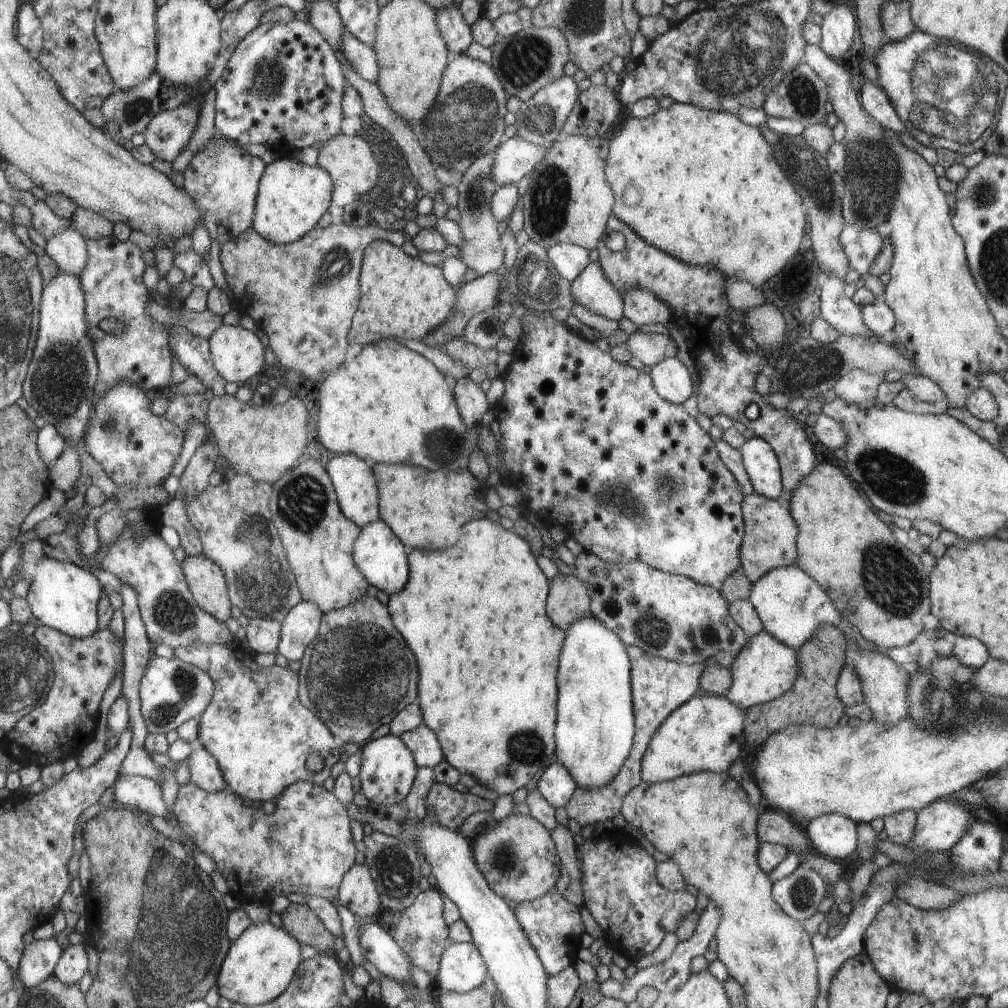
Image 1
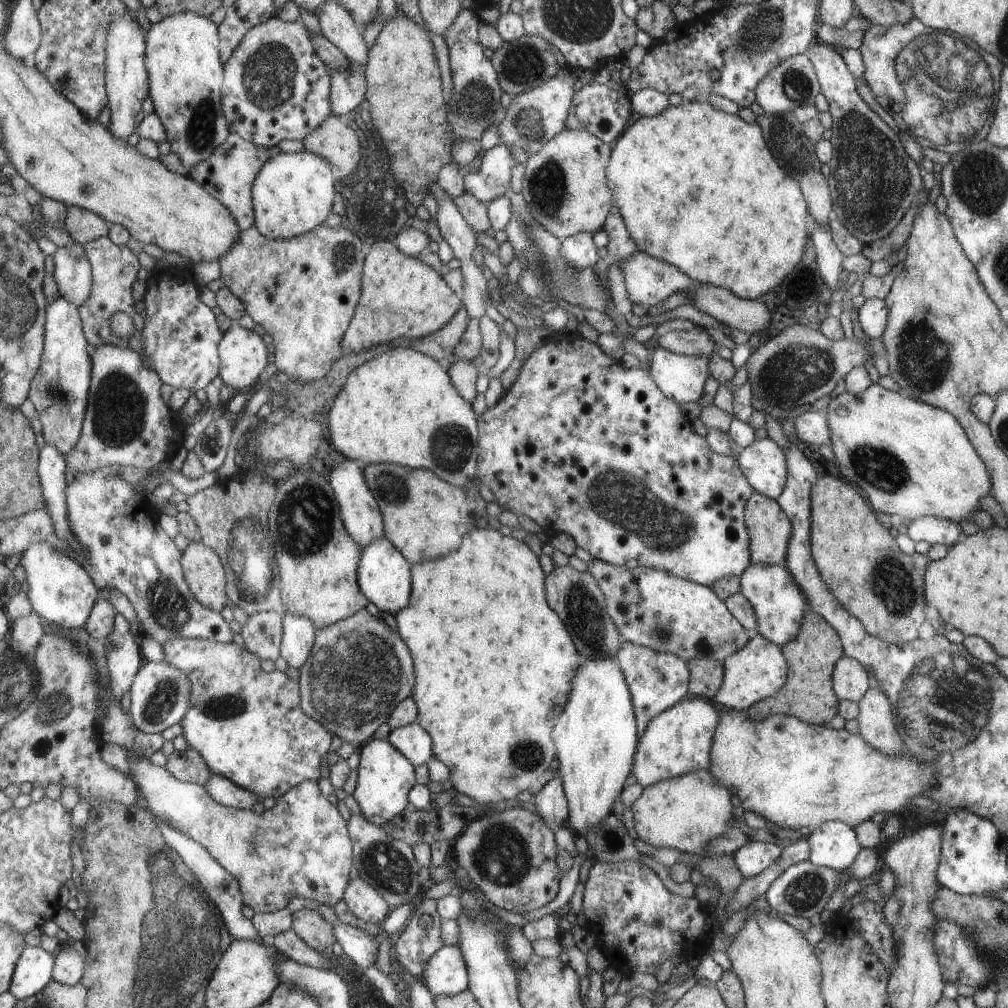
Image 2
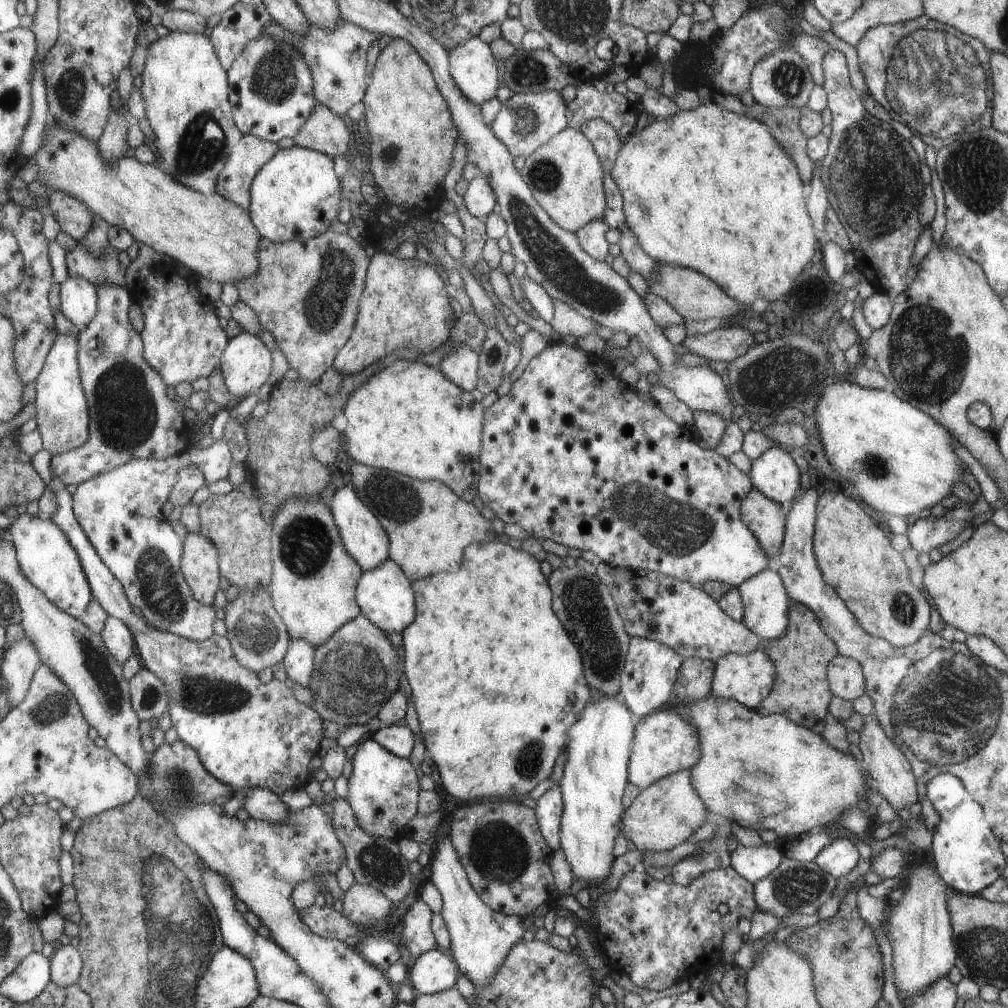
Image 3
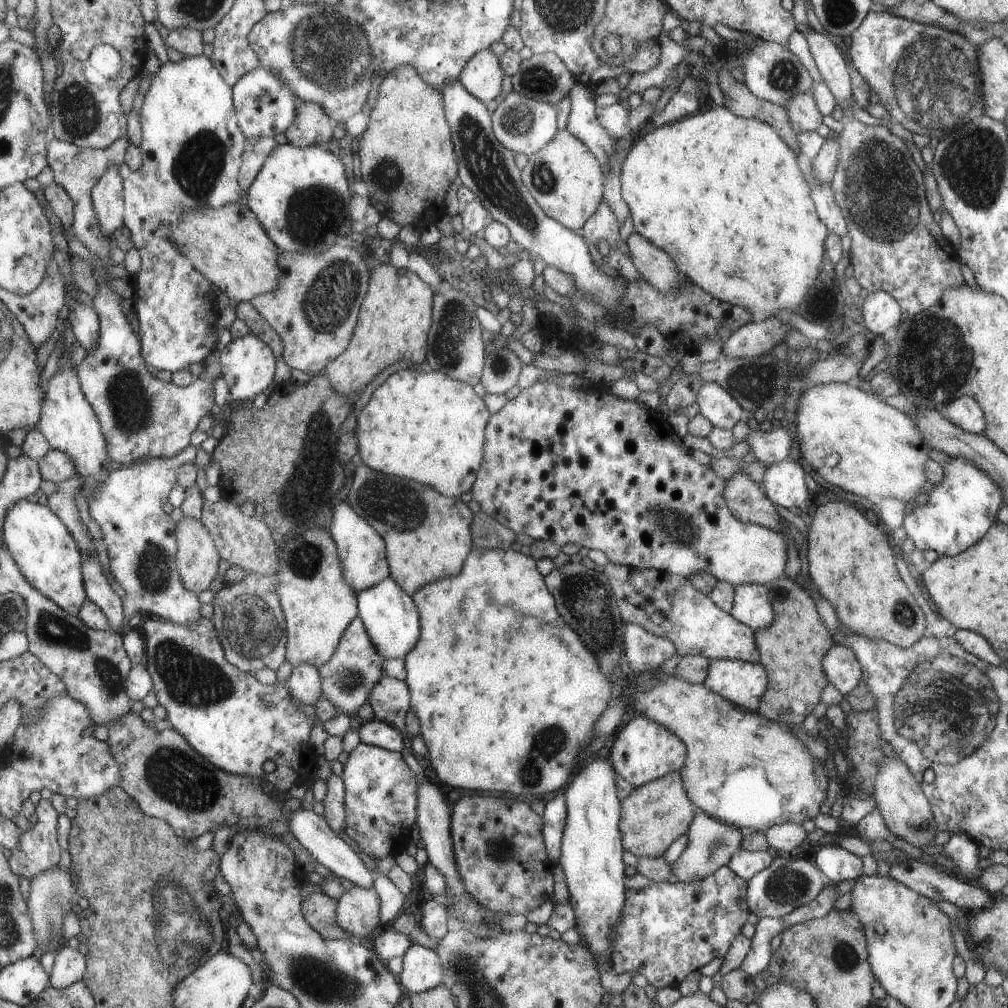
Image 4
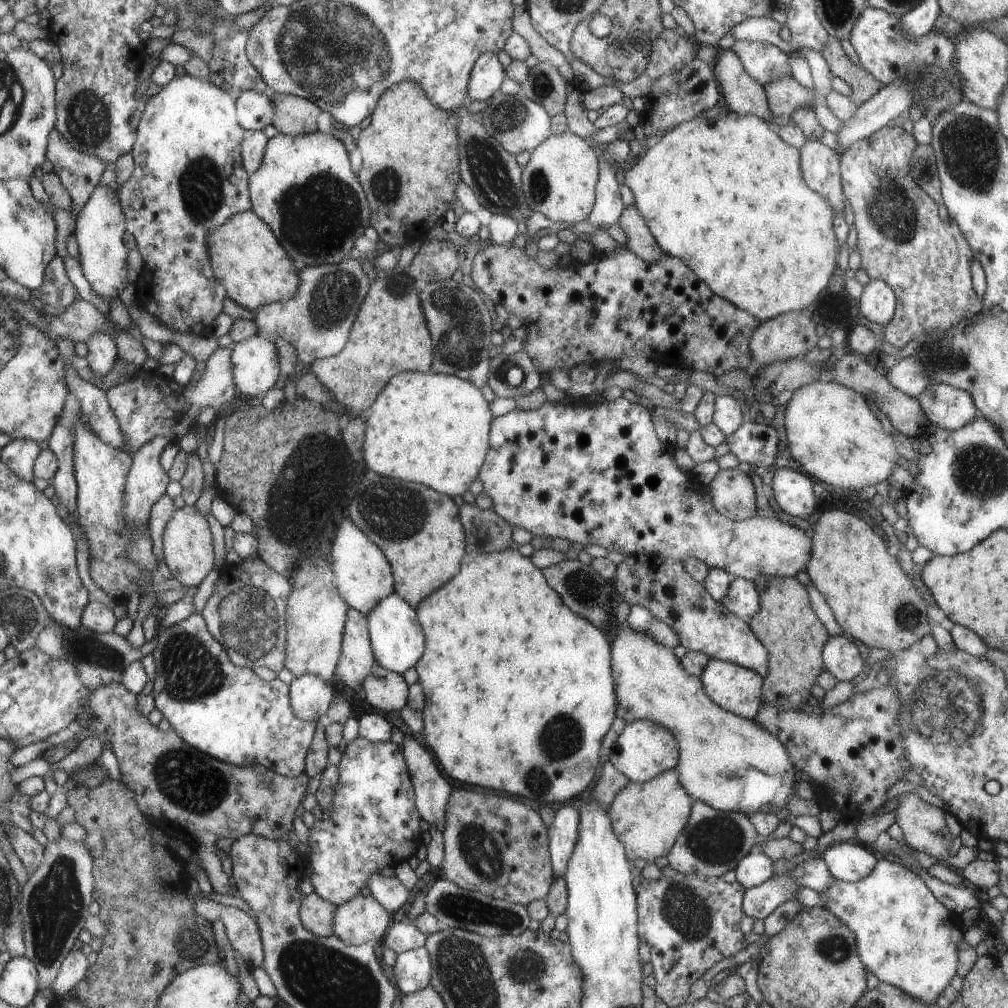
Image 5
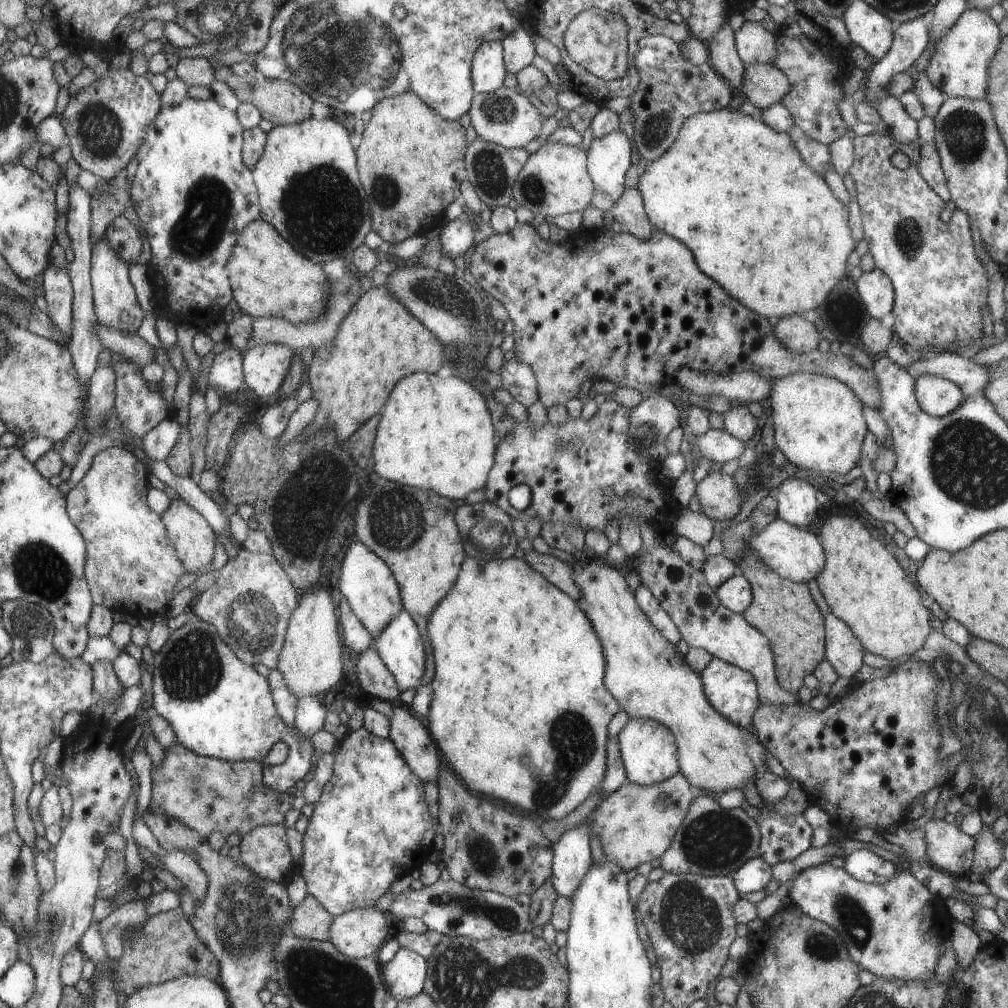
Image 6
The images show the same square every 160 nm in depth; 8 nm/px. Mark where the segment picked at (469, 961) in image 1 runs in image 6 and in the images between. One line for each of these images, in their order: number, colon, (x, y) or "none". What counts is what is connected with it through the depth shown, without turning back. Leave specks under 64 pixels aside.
2: (445, 974)
3: (433, 971)
4: (421, 970)
5: (412, 971)
6: (405, 974)

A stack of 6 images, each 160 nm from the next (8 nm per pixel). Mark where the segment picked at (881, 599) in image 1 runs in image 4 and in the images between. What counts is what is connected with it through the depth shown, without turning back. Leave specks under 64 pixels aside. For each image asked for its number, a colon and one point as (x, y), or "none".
2: (856, 557)
3: (854, 556)
4: (850, 564)

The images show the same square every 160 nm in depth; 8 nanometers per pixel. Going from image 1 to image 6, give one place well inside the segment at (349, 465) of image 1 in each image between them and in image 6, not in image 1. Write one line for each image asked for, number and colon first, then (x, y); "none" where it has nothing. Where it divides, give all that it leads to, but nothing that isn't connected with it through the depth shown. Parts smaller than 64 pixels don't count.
2: (361, 513)
3: (365, 538)
4: (363, 552)
5: (363, 575)
6: (370, 587)

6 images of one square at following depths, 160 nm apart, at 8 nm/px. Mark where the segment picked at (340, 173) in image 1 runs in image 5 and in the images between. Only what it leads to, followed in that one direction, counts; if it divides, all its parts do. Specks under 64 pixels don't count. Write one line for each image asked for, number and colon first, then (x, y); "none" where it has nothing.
2: (338, 144)
3: (324, 131)
4: (312, 125)
5: (294, 115)

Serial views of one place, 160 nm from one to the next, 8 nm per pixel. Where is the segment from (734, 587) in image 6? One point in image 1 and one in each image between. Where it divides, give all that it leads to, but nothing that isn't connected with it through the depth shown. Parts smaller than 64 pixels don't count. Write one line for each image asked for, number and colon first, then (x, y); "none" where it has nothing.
1: (791, 606)
2: (778, 604)
3: (765, 603)
4: (751, 605)
5: (742, 599)

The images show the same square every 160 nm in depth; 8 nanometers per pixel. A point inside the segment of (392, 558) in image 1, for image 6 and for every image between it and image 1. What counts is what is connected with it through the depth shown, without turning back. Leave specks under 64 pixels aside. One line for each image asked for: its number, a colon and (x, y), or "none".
2: (384, 574)
3: (386, 595)
4: (390, 614)
5: (397, 638)
6: (400, 645)

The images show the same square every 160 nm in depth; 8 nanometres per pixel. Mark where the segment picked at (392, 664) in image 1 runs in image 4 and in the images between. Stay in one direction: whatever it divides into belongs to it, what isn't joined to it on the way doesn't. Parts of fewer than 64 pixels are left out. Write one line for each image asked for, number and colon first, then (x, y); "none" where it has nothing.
2: (359, 670)
3: (356, 672)
4: (347, 680)

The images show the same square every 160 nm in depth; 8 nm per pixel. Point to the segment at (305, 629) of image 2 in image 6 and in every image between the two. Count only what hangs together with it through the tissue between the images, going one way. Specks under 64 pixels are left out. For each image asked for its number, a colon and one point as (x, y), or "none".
3: (300, 662)
4: (305, 683)
5: (311, 695)
6: (311, 715)

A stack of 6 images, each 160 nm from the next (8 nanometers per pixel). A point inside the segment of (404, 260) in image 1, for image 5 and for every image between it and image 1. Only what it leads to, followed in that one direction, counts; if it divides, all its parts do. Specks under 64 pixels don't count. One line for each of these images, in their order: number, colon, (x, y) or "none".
2: (402, 297)
3: (404, 306)
4: (392, 325)
5: (390, 336)

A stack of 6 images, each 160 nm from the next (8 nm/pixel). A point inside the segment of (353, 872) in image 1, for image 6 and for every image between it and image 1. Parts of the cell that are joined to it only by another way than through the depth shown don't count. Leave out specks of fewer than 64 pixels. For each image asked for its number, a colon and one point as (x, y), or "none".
2: (364, 901)
3: (363, 904)
4: (359, 910)
5: (363, 920)
6: (361, 932)

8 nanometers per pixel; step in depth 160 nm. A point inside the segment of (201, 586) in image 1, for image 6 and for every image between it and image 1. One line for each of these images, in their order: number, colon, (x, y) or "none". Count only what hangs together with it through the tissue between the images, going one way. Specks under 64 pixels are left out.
2: (206, 574)
3: (201, 561)
4: (198, 556)
5: (189, 545)
6: (192, 534)

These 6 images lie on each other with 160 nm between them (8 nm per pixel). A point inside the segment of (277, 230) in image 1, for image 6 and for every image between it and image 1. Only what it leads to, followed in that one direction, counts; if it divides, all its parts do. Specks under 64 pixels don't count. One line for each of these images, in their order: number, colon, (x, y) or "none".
2: (294, 194)
3: (297, 195)
4: (302, 196)
5: (306, 190)
6: (309, 185)

